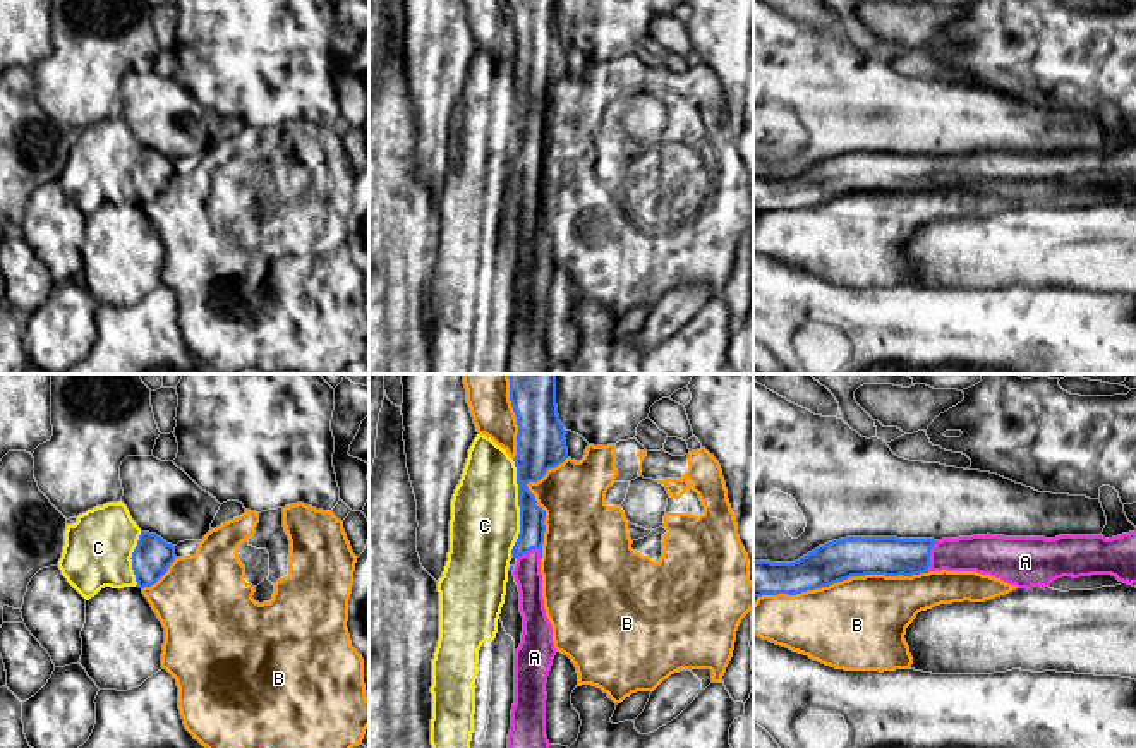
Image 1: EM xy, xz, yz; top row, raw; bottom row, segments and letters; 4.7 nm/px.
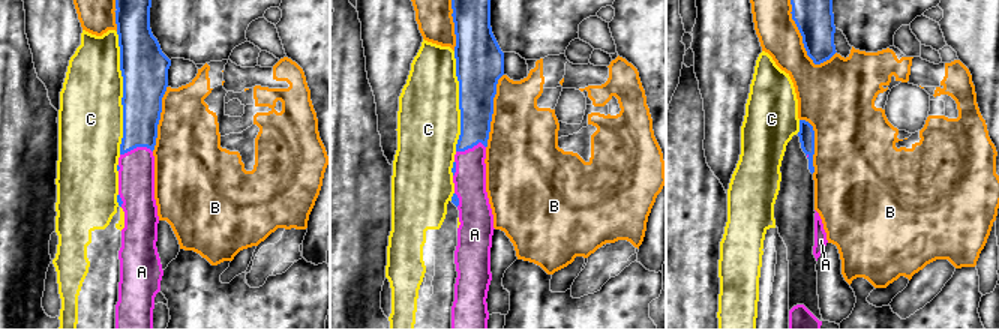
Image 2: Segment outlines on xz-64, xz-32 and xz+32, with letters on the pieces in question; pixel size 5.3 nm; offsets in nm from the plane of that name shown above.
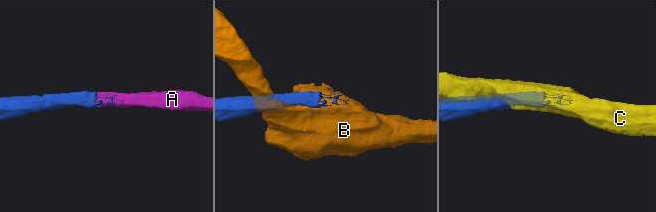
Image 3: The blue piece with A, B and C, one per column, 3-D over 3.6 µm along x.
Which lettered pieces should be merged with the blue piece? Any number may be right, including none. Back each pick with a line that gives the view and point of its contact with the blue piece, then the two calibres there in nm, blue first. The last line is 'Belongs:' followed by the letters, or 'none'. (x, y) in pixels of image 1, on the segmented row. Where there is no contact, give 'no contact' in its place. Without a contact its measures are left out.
A: contact xz (529, 549); calibres 120 and 130 nm
Belongs: A

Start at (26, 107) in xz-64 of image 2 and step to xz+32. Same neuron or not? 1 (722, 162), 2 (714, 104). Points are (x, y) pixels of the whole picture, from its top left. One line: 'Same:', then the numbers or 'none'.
Same: none

